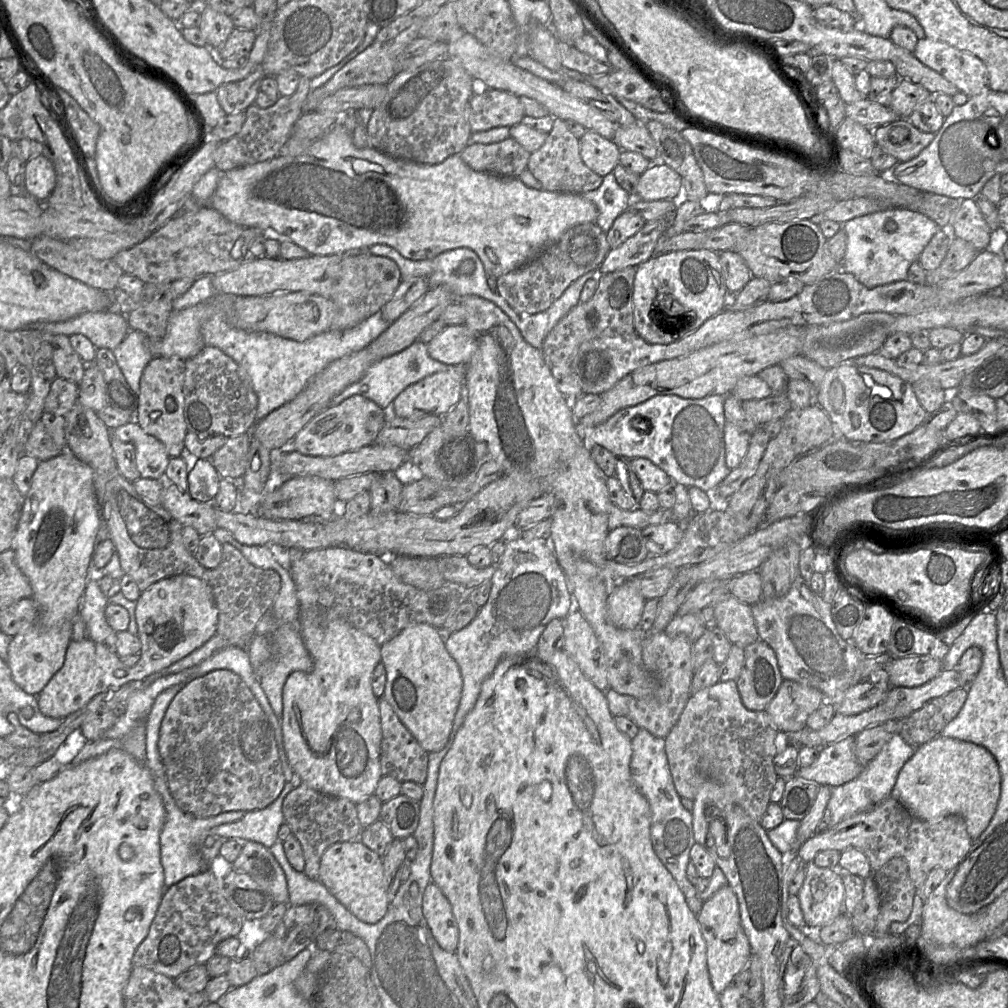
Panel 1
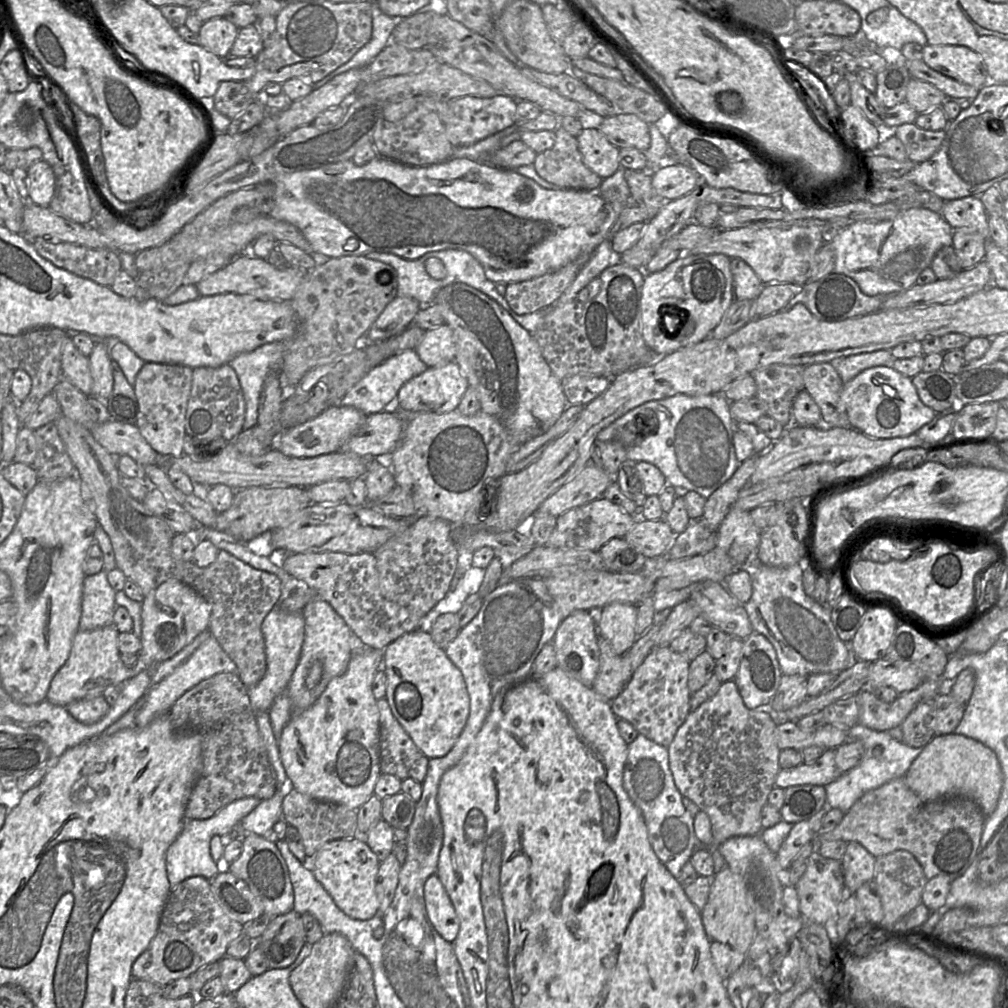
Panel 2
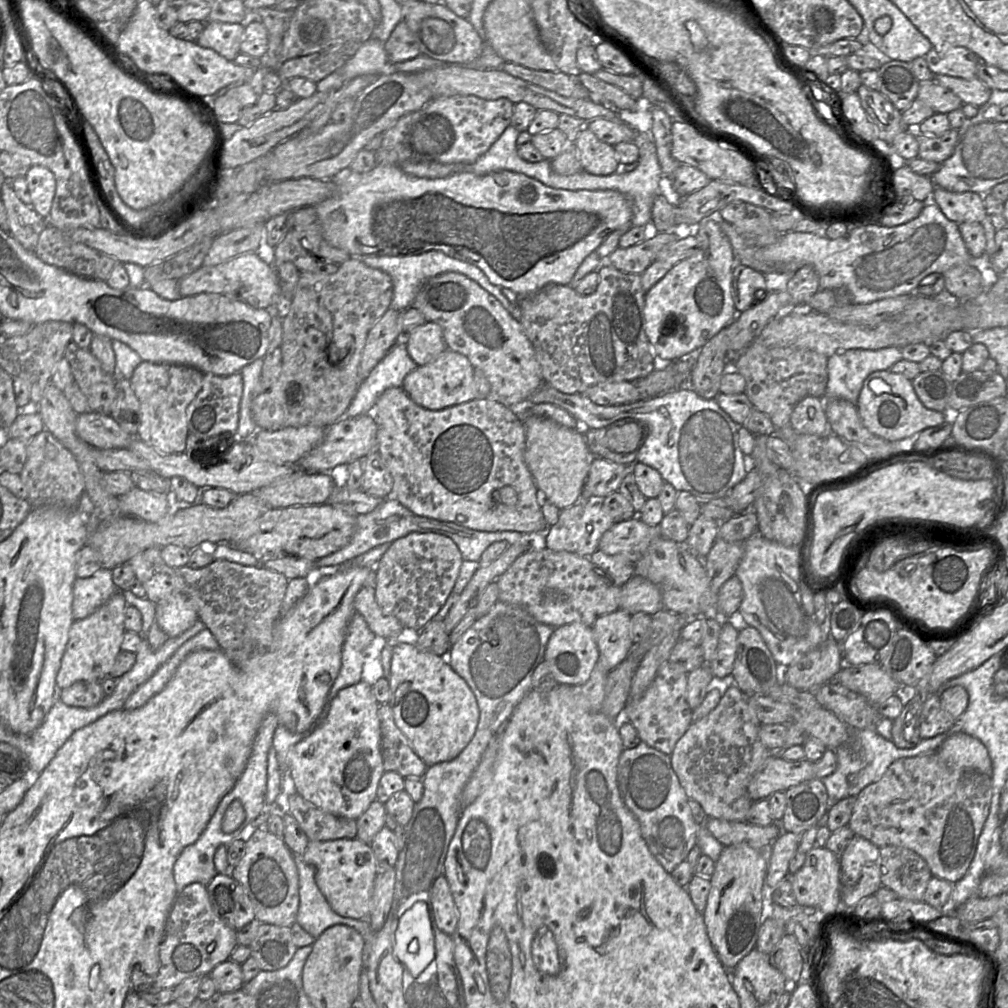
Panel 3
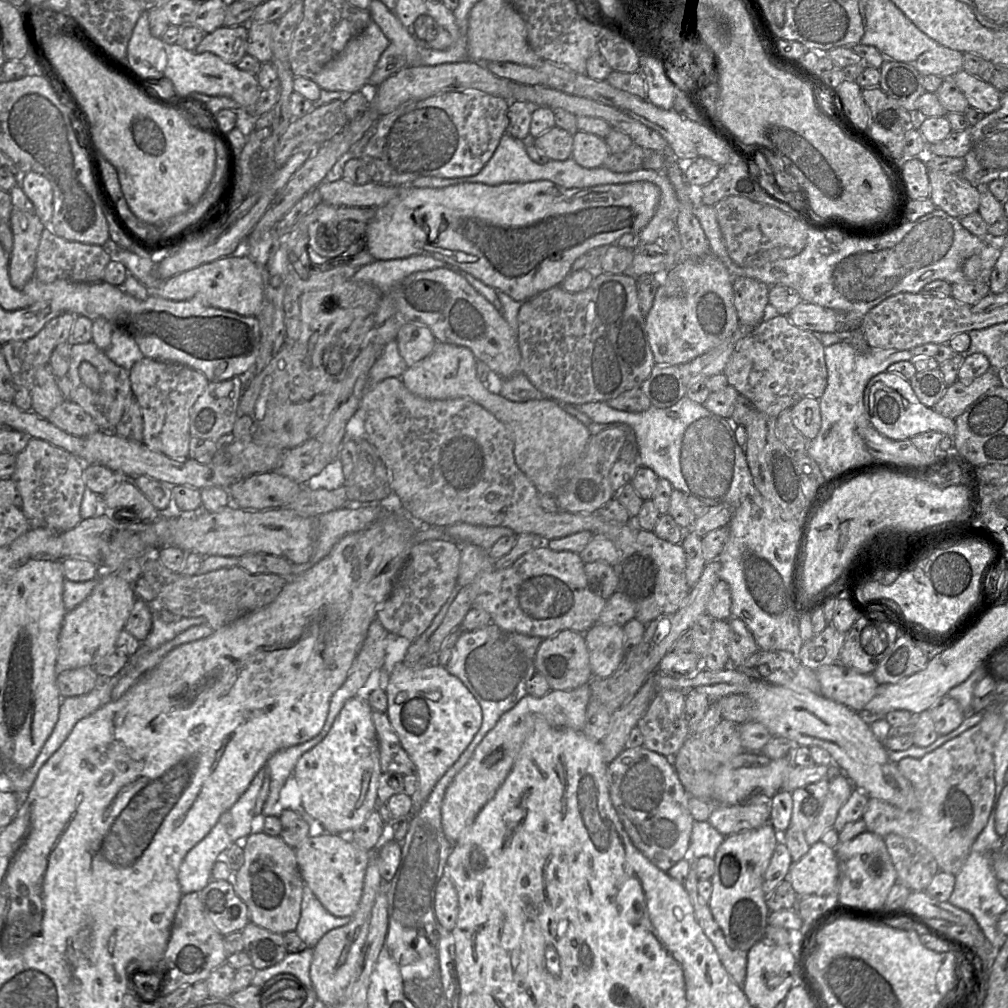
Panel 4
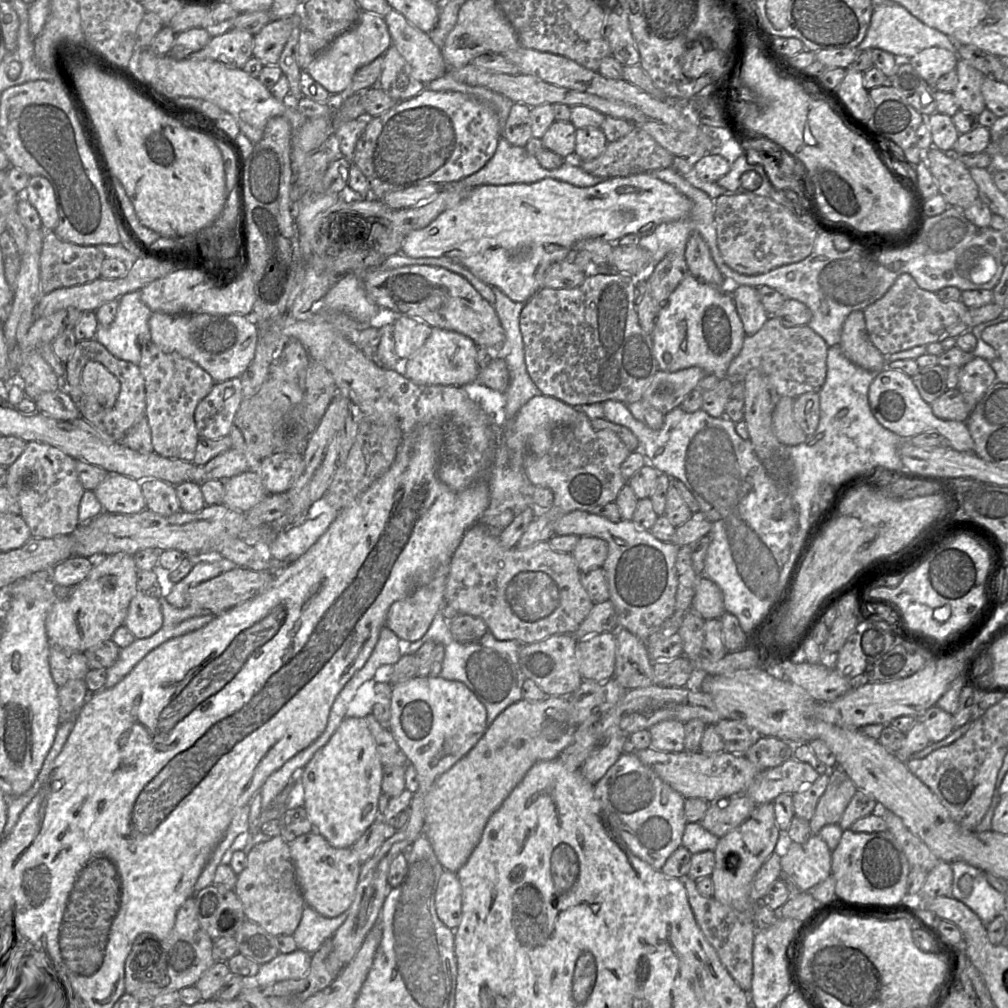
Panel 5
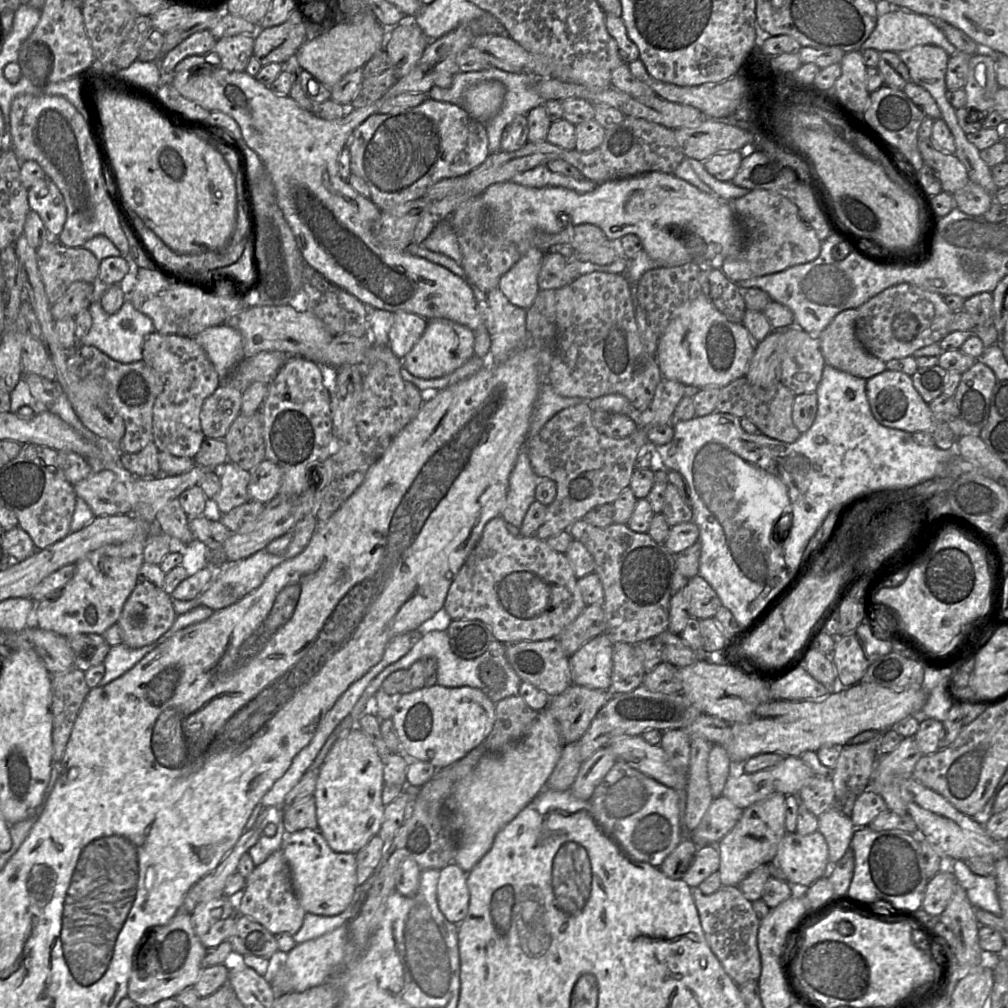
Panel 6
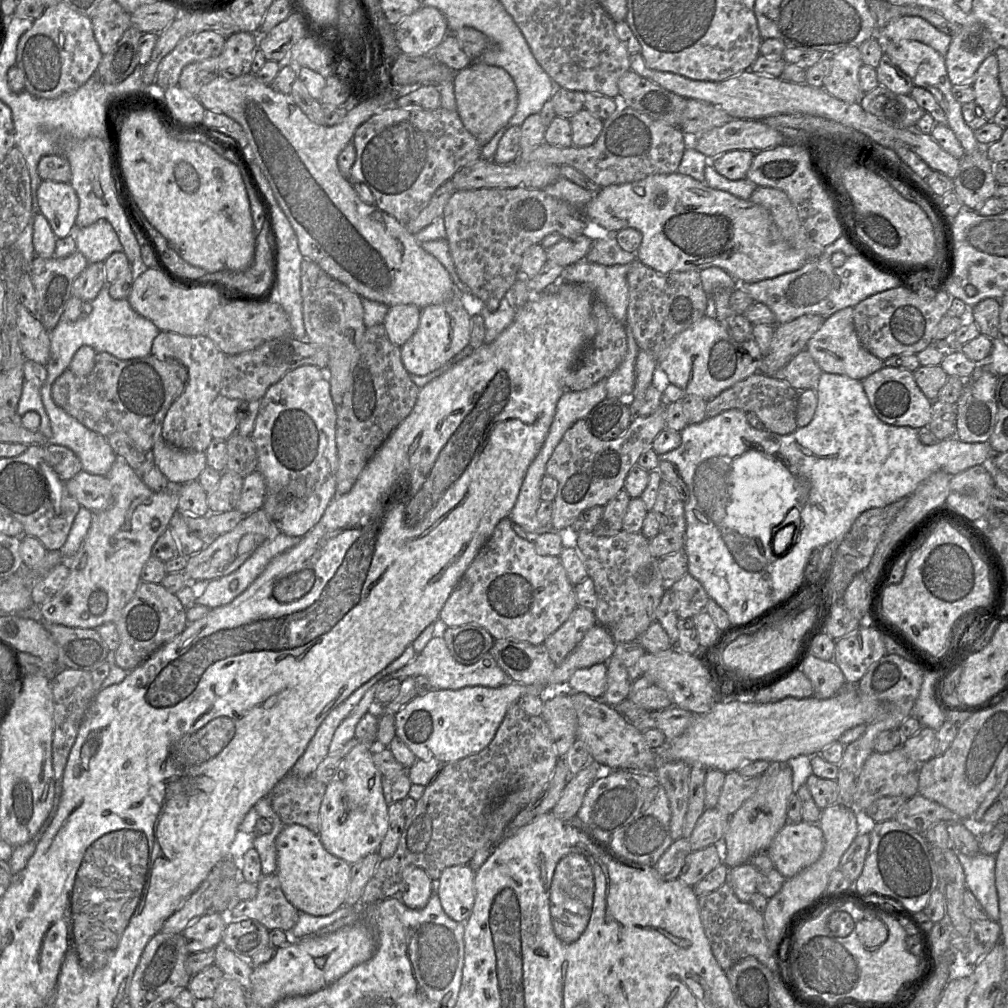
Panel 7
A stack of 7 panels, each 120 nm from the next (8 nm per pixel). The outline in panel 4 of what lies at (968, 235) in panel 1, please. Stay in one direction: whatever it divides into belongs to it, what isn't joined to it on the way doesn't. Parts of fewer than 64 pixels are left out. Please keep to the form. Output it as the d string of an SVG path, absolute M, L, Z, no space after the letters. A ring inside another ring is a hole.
M929 169L928 177L936 208L957 219L978 211L980 191L961 174Z

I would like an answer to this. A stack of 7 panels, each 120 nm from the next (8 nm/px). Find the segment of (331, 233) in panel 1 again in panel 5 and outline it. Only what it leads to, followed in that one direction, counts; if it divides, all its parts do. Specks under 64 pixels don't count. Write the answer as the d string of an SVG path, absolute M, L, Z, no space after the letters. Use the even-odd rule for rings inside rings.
M649 173L634 174L626 177L607 178L591 187L577 187L572 184L552 178L544 178L534 183L517 183L508 185L480 185L473 188L458 205L441 213L425 228L410 232L404 239L401 252L412 258L448 258L462 265L474 276L491 287L499 288L510 300L514 302L527 302L541 287L547 269L556 262L563 261L566 255L574 249L577 243L589 238L599 238L608 243L617 243L627 234L636 234L639 237L650 235L657 226L681 220L688 216L692 208L691 201L672 185L665 183Z

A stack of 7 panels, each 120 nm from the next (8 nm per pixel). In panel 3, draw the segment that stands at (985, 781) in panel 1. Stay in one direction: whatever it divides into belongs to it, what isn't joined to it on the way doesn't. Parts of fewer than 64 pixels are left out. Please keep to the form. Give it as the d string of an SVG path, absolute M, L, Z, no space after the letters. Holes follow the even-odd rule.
M964 732L950 735L936 752L947 763L992 776L992 763L987 748L980 740Z

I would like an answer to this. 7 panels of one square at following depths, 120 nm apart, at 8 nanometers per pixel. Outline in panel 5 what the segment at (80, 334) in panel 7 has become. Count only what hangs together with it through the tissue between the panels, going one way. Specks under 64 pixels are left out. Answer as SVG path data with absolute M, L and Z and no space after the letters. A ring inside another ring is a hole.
M141 291L123 295L109 326L98 324L94 340L114 357L138 365L141 350L151 343L149 319L152 311L141 300Z

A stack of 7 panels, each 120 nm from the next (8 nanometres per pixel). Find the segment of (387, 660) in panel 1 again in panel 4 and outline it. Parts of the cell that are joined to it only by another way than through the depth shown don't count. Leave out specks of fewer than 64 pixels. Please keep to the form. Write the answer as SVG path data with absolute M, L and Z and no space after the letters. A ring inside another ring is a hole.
M403 662L397 663L389 675L386 694L388 697L388 718L402 747L415 765L417 789L411 796L410 815L412 816L421 809L436 783L458 760L480 729L483 719L482 710L478 701L463 682L436 662L424 668L411 668Z

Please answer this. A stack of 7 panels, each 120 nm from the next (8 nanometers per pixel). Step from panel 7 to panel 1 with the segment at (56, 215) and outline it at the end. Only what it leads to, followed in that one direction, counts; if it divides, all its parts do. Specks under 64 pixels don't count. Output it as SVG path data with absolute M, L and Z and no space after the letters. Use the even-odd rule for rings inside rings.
M43 154L25 164L24 191L39 202L46 202L56 186L56 172L52 162Z

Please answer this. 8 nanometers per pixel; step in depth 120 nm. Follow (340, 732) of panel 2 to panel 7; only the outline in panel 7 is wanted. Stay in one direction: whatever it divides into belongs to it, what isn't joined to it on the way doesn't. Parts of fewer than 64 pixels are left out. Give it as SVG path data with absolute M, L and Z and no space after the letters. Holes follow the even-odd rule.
M360 742L347 754L327 784L320 806L319 838L325 849L350 865L378 852L388 825L388 804L384 798L382 774L373 761L374 744Z

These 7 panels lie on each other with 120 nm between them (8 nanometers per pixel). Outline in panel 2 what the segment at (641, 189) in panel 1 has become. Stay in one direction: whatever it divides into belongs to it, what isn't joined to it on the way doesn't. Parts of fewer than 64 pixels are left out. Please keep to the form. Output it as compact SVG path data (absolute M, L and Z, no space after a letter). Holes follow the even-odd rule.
M676 163L651 175L653 189L665 201L676 200L687 195L700 182L700 177L687 164Z

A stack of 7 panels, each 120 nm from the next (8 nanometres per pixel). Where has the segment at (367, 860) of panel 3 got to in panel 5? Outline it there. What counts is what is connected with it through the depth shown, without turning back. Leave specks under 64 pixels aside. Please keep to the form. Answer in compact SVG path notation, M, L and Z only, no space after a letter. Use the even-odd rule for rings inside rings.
M317 831L288 842L297 882L306 905L325 917L337 917L347 911L354 898L362 863L352 848L335 848Z

